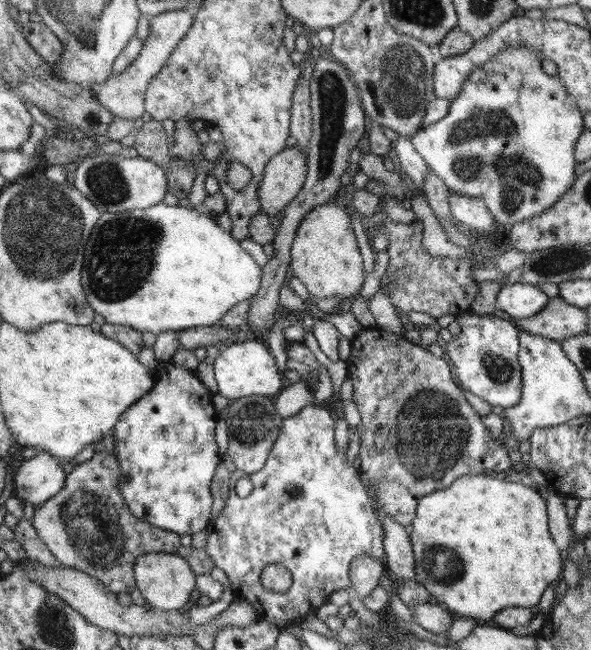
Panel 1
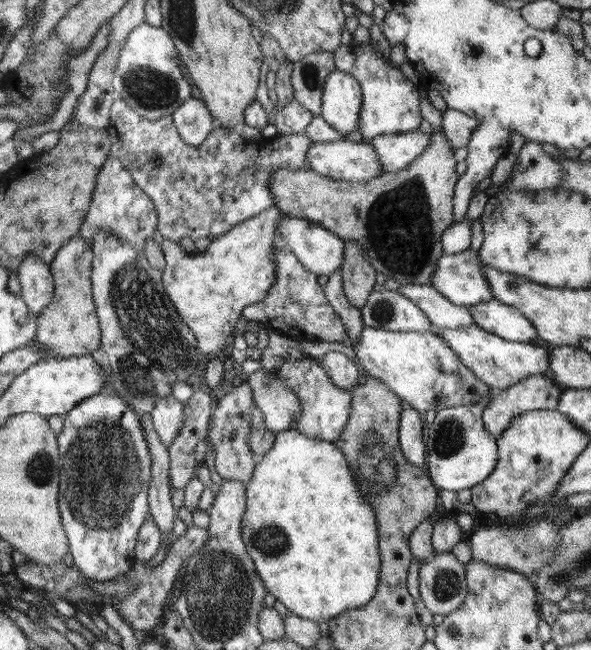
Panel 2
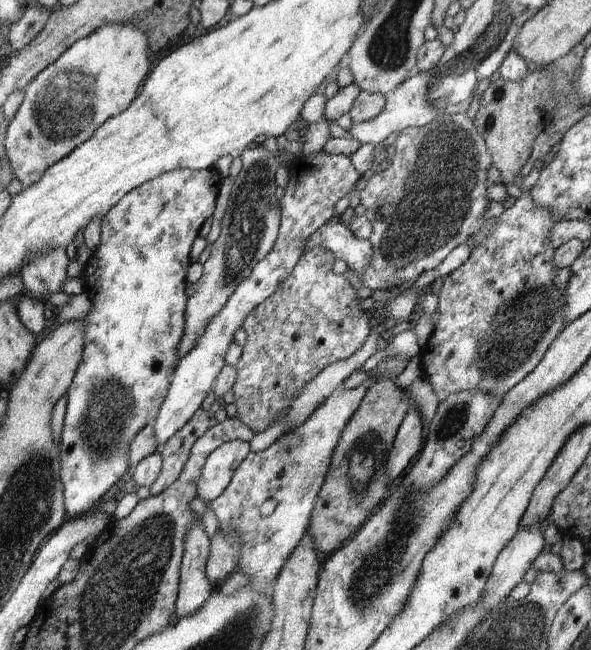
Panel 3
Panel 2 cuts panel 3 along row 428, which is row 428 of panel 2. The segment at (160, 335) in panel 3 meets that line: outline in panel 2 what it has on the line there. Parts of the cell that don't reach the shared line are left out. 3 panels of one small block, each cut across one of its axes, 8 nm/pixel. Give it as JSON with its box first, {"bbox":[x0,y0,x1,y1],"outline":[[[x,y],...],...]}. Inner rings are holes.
{"bbox":[57,386,152,580],"outline":[[[104,386],[98,394],[85,398],[66,413],[57,441],[60,453],[58,508],[74,560],[72,565],[88,579],[119,580],[134,566],[137,532],[150,513],[147,492],[152,459],[137,413],[112,388]]]}

